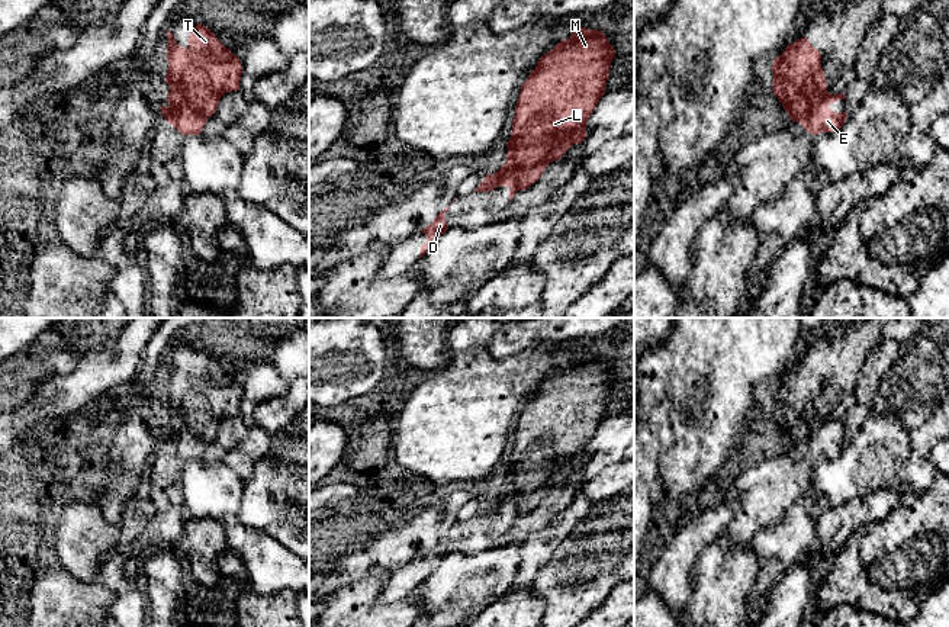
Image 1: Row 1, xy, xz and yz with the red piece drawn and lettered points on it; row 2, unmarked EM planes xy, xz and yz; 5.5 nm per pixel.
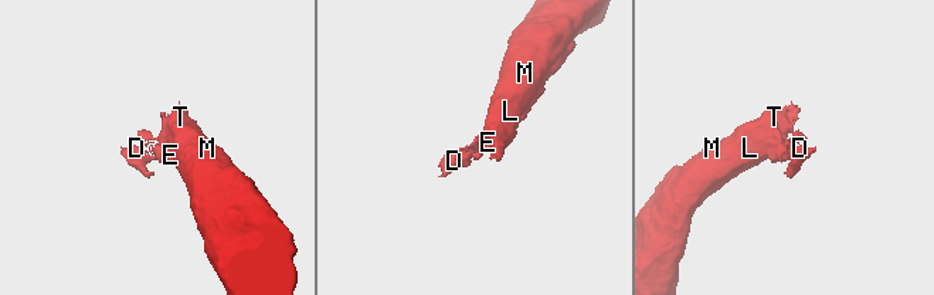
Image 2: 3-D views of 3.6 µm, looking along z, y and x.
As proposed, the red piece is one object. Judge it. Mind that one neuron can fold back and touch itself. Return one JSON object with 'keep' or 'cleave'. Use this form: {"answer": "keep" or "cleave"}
{"answer": "cleave"}

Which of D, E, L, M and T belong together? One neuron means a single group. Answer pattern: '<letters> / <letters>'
D E / L M T

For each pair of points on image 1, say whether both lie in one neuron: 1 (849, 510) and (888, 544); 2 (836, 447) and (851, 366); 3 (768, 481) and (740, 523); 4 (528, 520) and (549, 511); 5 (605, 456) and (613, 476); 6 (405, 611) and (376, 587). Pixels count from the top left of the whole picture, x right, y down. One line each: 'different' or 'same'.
1: different
2: different
3: same
4: same
5: different
6: same

